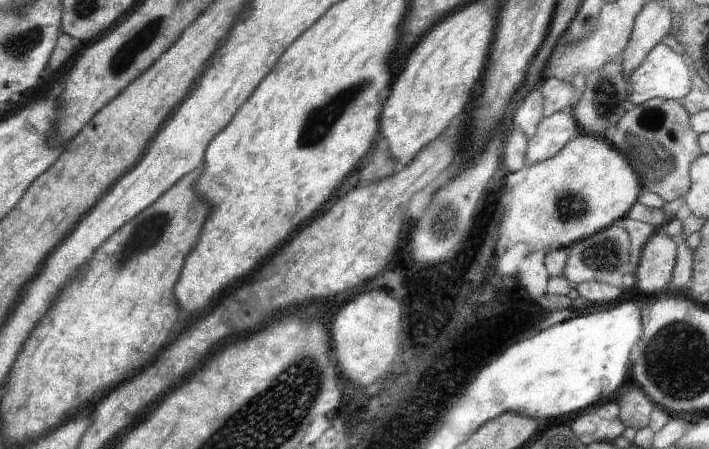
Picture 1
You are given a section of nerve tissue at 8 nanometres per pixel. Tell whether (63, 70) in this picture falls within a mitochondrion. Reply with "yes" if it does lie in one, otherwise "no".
no

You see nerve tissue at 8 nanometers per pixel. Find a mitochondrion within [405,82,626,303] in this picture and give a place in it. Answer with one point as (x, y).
(604, 256)

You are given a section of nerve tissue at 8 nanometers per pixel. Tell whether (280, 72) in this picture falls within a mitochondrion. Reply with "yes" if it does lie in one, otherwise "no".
no

